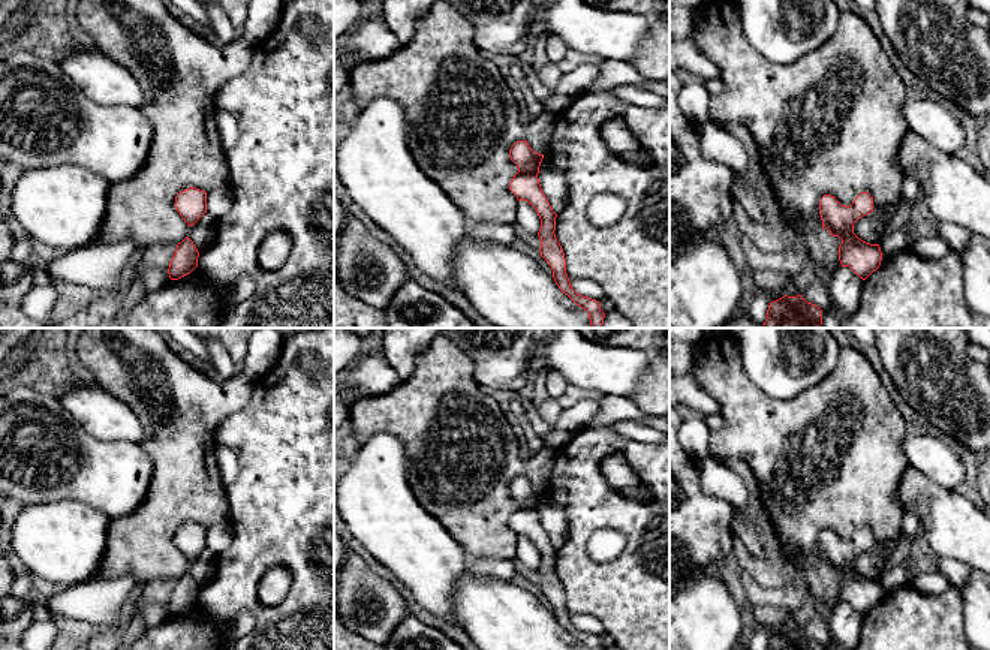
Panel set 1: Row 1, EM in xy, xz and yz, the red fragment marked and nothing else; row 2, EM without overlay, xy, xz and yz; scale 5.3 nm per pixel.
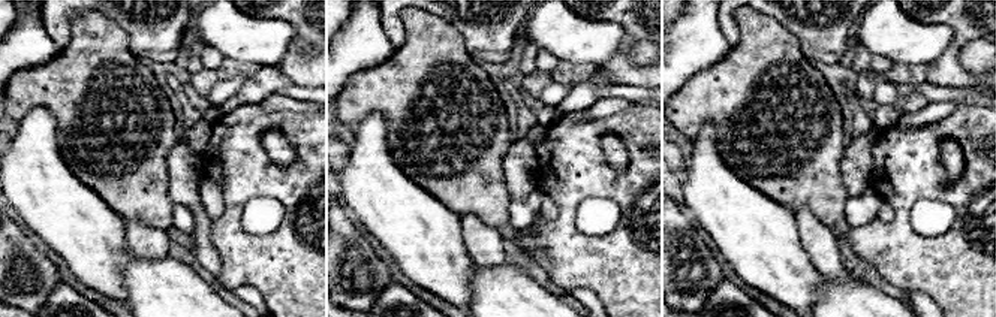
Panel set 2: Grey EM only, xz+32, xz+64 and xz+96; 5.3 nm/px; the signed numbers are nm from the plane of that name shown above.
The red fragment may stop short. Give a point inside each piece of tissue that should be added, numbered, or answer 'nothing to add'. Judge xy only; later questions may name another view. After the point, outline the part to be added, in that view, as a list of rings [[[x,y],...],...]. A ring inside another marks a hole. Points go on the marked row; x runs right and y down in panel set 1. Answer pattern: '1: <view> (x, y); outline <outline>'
nothing to add

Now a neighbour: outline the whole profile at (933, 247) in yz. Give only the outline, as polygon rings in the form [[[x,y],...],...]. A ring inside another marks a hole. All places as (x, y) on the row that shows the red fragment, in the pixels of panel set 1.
[[[939,234],[920,237],[912,243],[909,249],[918,256],[929,261],[942,259],[951,250],[947,241]]]

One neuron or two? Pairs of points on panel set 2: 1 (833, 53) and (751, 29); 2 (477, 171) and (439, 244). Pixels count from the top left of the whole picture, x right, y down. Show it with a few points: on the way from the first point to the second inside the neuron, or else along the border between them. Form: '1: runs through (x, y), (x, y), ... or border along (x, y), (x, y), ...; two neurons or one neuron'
1: border along (775, 20), (797, 38), (800, 51), (811, 62); two neurons
2: border along (427, 192), (460, 217); two neurons

